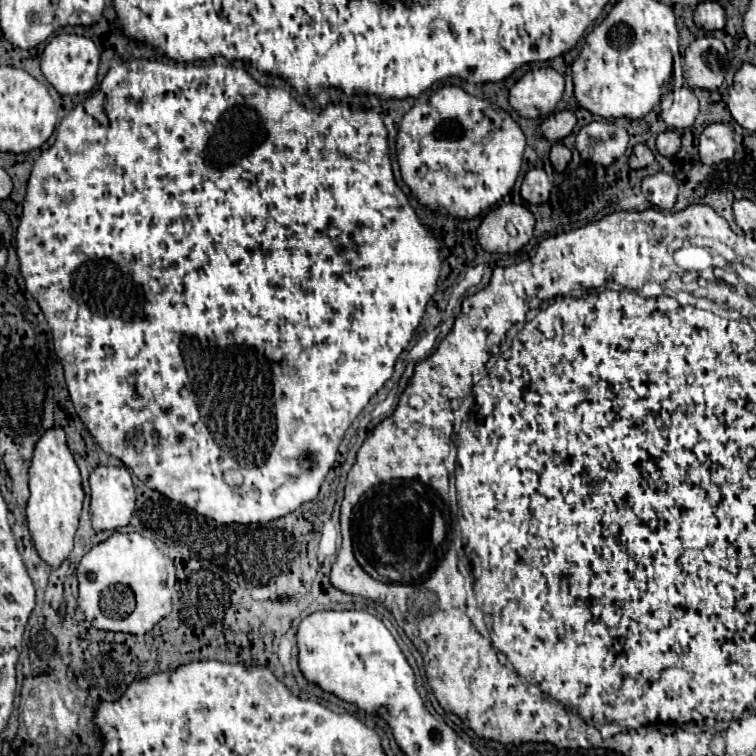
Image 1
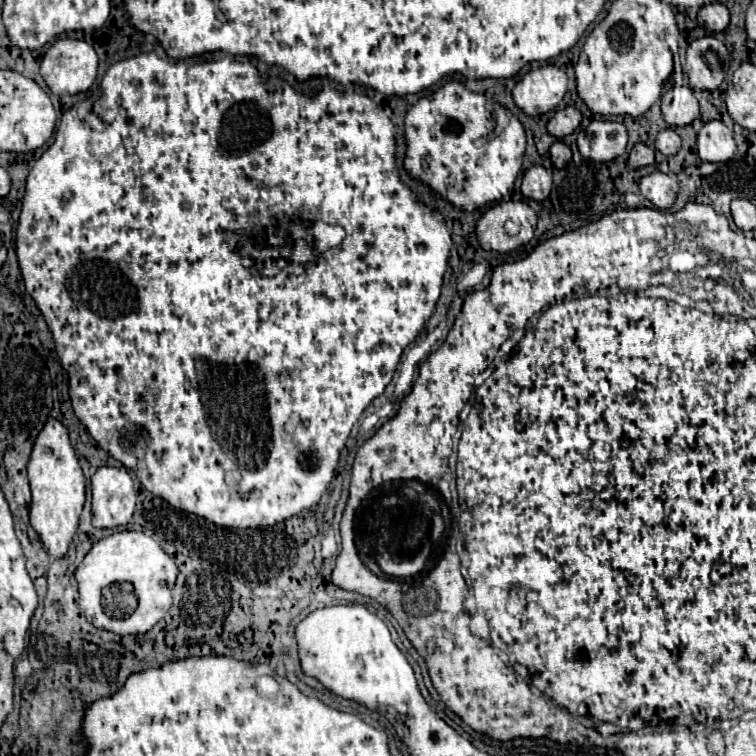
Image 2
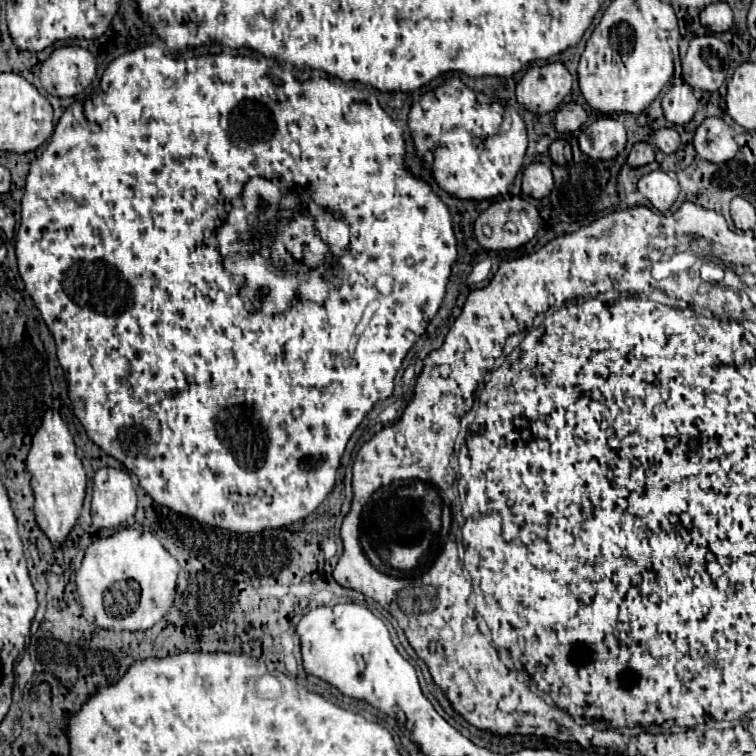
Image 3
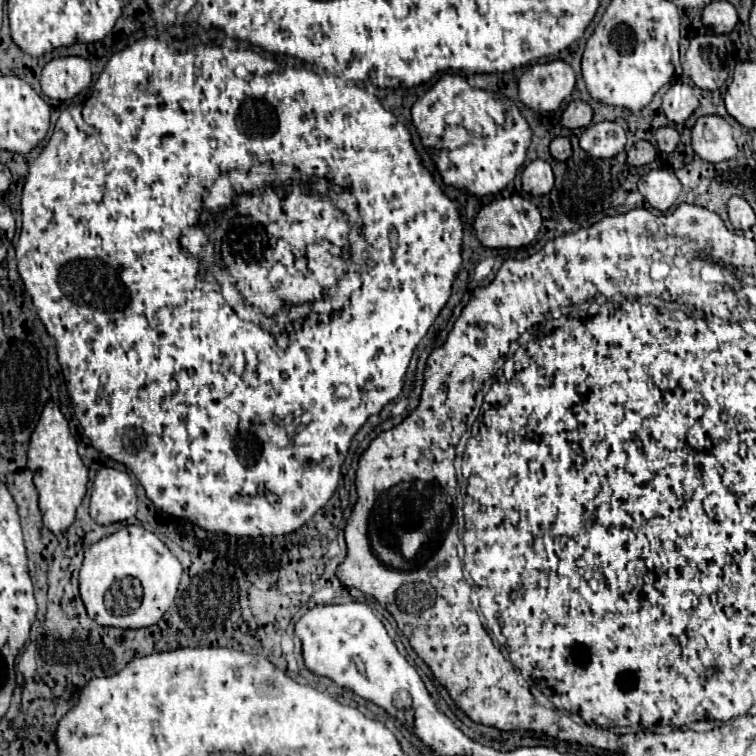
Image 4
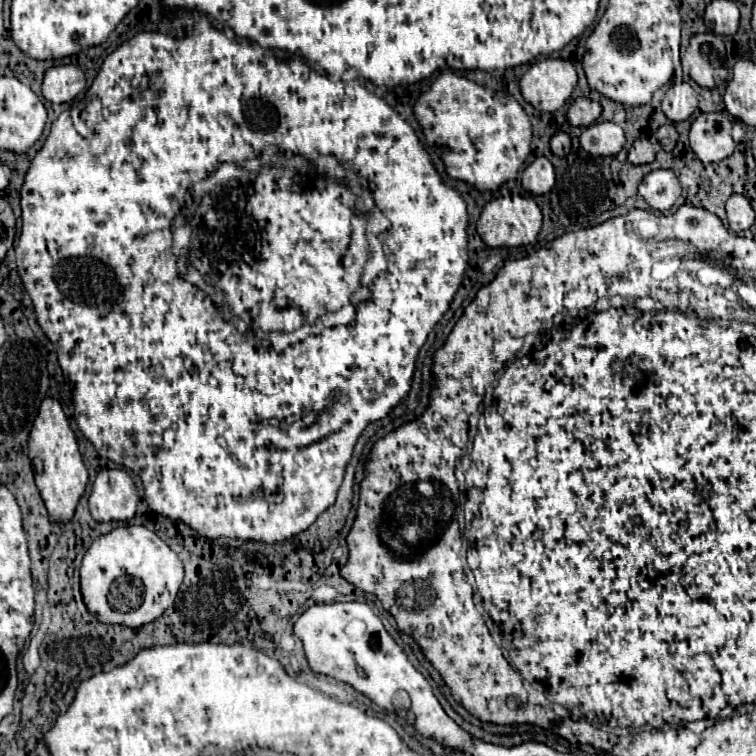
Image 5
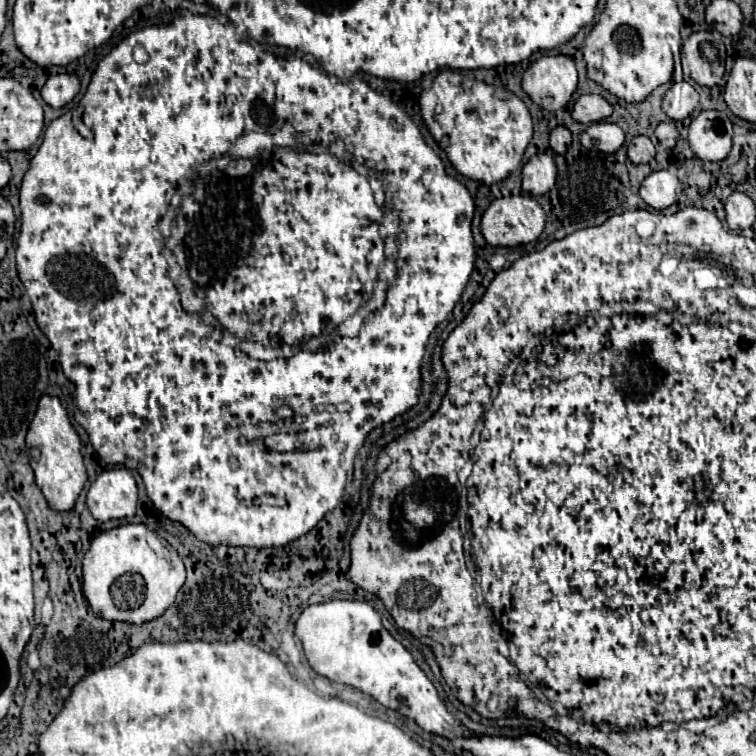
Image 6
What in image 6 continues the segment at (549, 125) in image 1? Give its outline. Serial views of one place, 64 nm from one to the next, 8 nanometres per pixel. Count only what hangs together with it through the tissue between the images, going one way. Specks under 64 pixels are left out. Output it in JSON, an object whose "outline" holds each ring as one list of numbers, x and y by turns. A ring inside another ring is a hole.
{"outline":[[596,94,580,96,572,108,572,118,582,124,600,122,600,120,608,118,610,114,612,114,612,106,602,96,596,96]]}

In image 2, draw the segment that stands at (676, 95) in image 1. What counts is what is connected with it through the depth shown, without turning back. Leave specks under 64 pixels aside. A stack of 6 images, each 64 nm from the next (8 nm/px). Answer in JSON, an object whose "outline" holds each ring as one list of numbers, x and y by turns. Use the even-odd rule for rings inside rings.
{"outline":[[676,86,662,96,662,116,668,126,688,126,698,116,698,100,690,86]]}

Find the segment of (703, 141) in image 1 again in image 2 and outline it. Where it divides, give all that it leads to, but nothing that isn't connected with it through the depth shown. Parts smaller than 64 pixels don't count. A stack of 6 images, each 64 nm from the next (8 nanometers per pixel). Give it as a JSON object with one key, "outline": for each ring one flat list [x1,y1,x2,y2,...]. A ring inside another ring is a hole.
{"outline":[[710,120,698,134,698,156,702,162,726,162,736,152,734,132,720,120]]}

